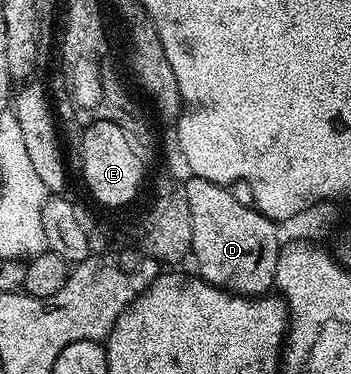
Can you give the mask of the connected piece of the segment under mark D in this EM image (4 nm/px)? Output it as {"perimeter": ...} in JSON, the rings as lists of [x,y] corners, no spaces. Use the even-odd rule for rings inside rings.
{"perimeter":[[[191,176],[188,179],[183,186],[183,191],[189,200],[189,216],[193,228],[191,254],[196,264],[199,265],[198,277],[204,282],[220,286],[222,290],[229,290],[240,296],[266,295],[274,287],[277,276],[277,256],[281,245],[280,227],[271,219],[266,218],[260,210],[255,209],[254,205],[246,201],[243,203],[234,194],[234,189],[220,186],[219,183],[210,182],[204,178]]]}

